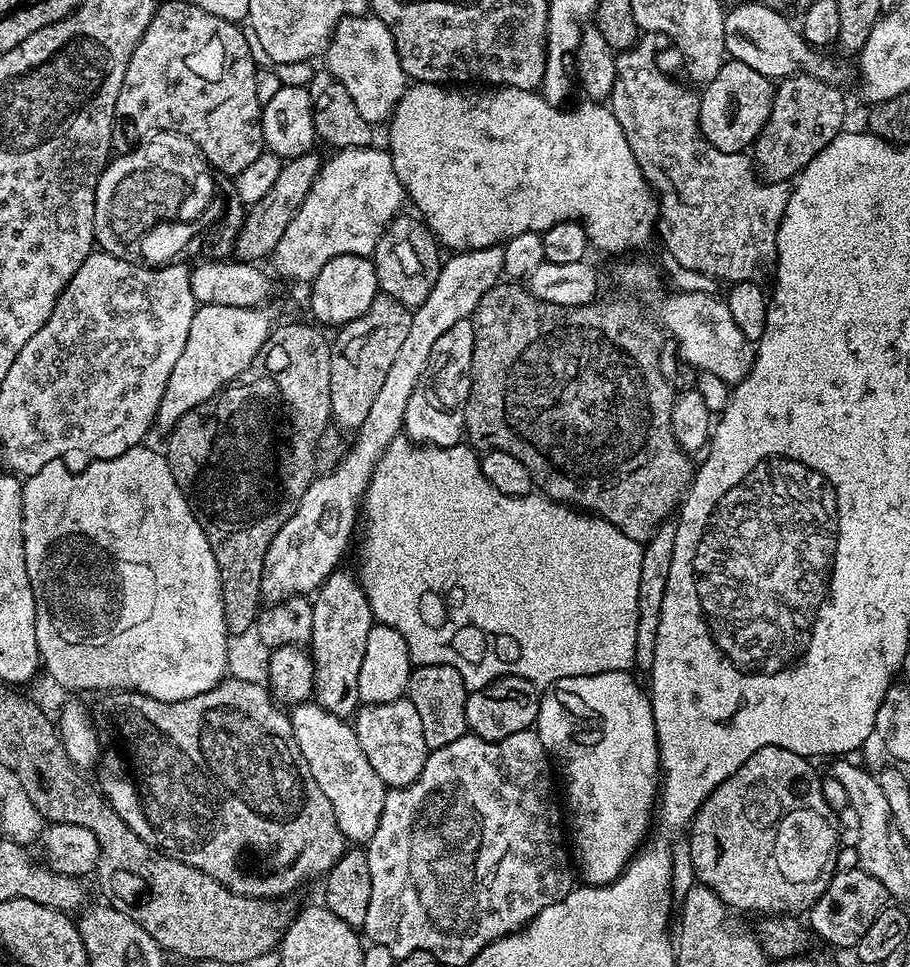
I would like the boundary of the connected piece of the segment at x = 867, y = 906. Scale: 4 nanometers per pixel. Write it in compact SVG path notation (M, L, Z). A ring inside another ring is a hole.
M861 867L845 872L837 871L826 886L822 898L818 898L818 902L814 902L814 906L807 913L806 920L809 920L807 923L810 928L812 923L811 931L816 931L826 943L833 944L836 948L852 950L862 934L870 930L874 918L878 918L878 914L882 914L882 910L889 907L889 904L890 897L886 887Z

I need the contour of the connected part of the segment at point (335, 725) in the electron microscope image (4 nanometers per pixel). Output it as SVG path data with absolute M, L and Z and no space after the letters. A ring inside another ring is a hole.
M314 702L295 705L291 709L290 719L294 738L302 750L302 758L306 758L306 766L310 766L314 782L318 782L318 790L330 798L330 806L334 806L334 818L345 841L371 840L382 818L386 785L382 778L378 778L378 774L374 774L370 758L362 754L355 727L347 719L330 714Z

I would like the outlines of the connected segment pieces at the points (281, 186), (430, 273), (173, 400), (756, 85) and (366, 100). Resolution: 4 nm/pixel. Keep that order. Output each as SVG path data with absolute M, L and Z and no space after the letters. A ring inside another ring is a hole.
M315 151L303 152L301 156L295 156L293 160L284 160L281 163L280 173L278 179L274 181L274 186L270 186L268 193L263 198L258 198L258 202L247 209L236 240L234 256L237 261L256 264L261 262L260 260L267 261L275 252L278 242L282 242L282 234L286 234L286 226L290 226L290 222L294 222L294 214L298 214L302 202L306 202L306 198L310 194L310 186L314 186L314 178L320 172L322 160L316 155Z
M401 214L391 220L370 257L380 283L379 291L409 310L422 306L422 302L430 298L430 290L434 290L442 267L441 245L423 219L412 216Z
M217 304L199 305L194 314L194 322L190 322L190 334L186 338L186 346L182 350L182 358L174 362L172 377L168 383L166 394L160 403L160 409L156 415L156 424L171 429L190 410L194 410L199 404L205 404L207 400L213 399L216 393L229 384L250 362L261 348L270 339L270 323L263 307L258 308L235 308L234 306L218 306Z
M728 58L722 70L718 70L718 74L703 85L699 97L700 129L706 142L723 152L744 152L751 149L772 117L772 99L776 97L776 90L773 81L758 74L754 66Z
M374 14L346 16L332 33L322 57L326 71L346 86L354 107L374 126L391 121L398 102L410 87L408 76L402 70L398 50L388 27Z

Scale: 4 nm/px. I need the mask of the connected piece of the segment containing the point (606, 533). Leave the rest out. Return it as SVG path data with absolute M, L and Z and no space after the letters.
M407 438L392 440L372 469L372 477L362 497L362 528L363 524L364 541L360 544L358 571L360 587L368 599L373 621L393 628L404 636L413 665L454 666L454 670L462 674L465 684L472 690L484 688L502 676L520 676L537 686L551 686L562 678L623 672L635 665L635 628L638 626L639 579L644 554L641 541L626 538L626 534L622 534L608 520L553 502L543 495L502 494L482 474L480 456L467 443L461 442L449 448L433 448L417 446Z

